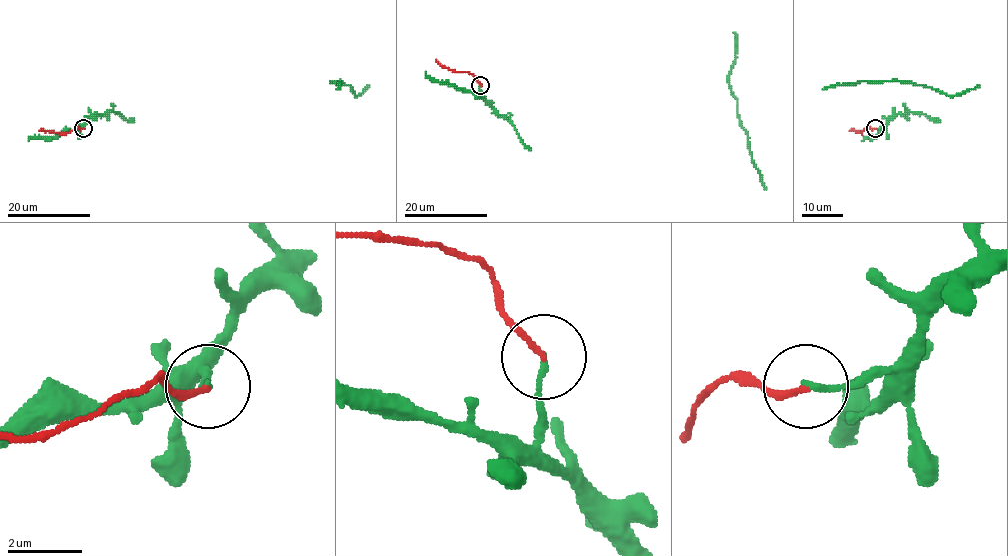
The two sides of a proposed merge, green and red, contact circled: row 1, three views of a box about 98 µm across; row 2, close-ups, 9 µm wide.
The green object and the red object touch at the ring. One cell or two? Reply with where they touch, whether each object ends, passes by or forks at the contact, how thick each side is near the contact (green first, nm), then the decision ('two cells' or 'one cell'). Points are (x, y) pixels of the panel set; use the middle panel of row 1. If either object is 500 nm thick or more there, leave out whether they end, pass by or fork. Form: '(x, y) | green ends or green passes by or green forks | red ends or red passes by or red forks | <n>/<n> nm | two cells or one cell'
(480, 85) | green ends | red ends | 160/140 nm | two cells

